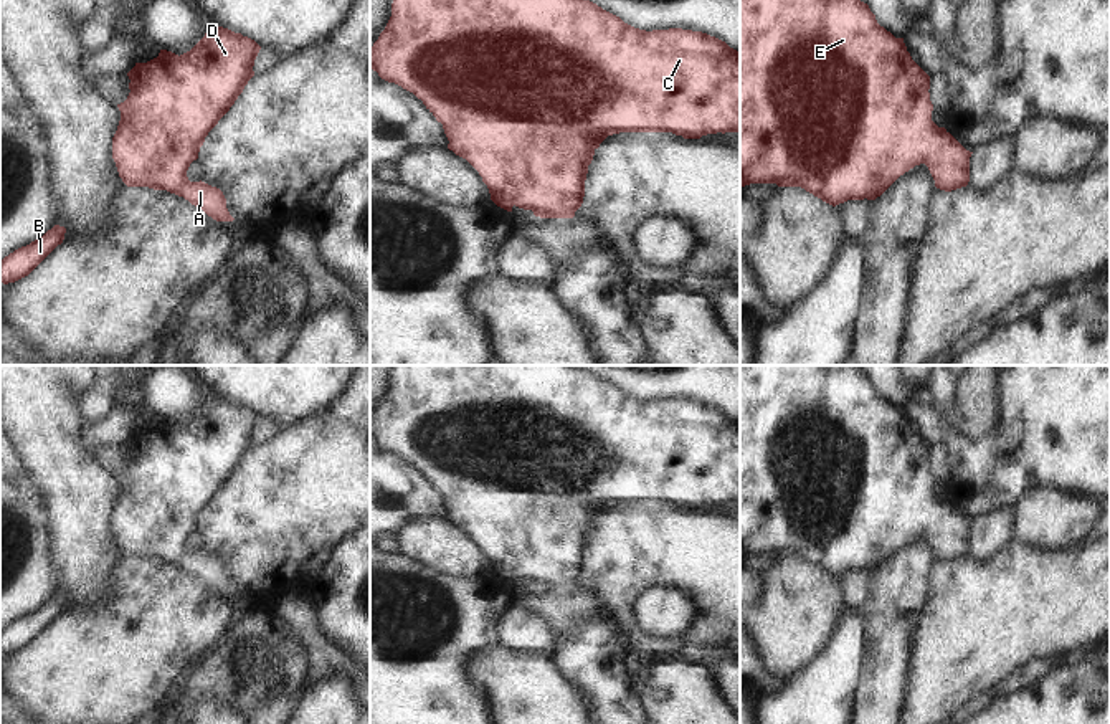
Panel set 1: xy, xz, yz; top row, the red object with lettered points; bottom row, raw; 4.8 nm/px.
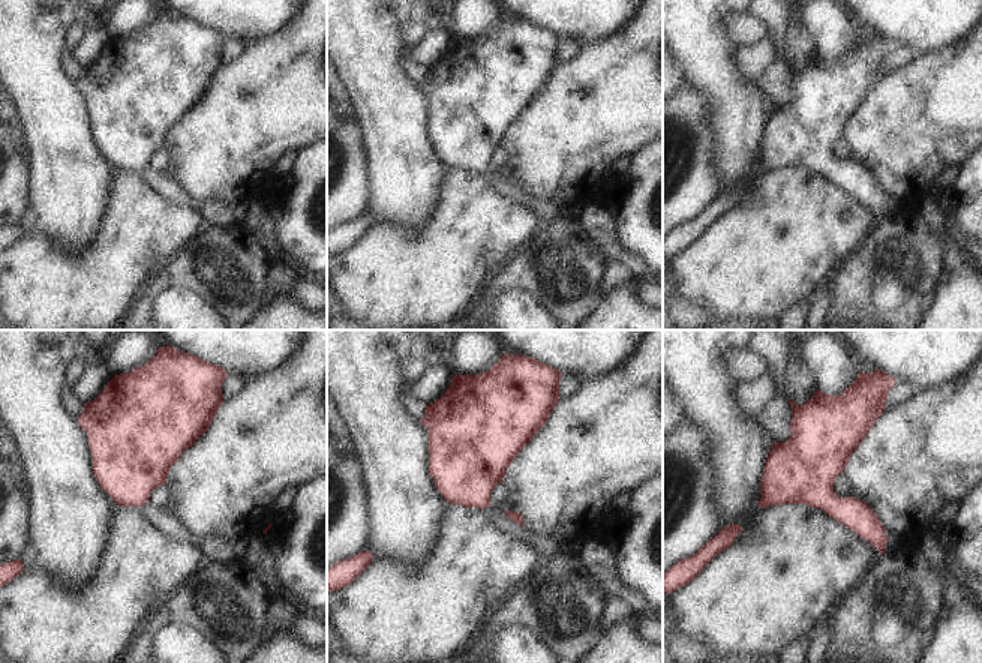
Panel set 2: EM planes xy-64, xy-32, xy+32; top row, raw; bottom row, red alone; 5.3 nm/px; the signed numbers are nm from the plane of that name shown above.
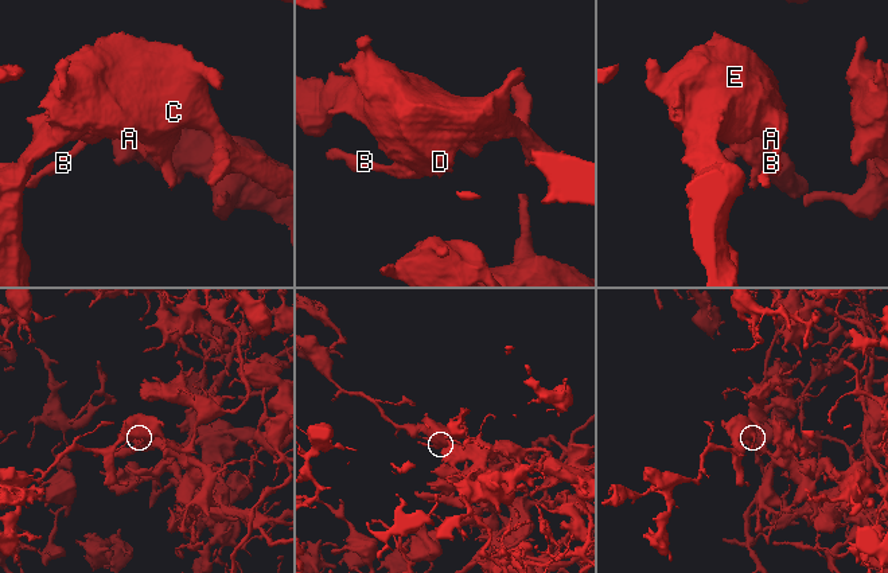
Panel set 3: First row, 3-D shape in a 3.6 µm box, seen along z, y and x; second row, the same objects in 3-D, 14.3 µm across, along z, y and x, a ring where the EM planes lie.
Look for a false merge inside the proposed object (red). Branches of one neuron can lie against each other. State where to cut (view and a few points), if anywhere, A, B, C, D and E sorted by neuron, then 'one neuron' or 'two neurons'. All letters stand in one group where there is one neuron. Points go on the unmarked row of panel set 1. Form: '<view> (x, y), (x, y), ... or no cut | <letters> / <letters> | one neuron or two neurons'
no cut | A B C D E | one neuron

